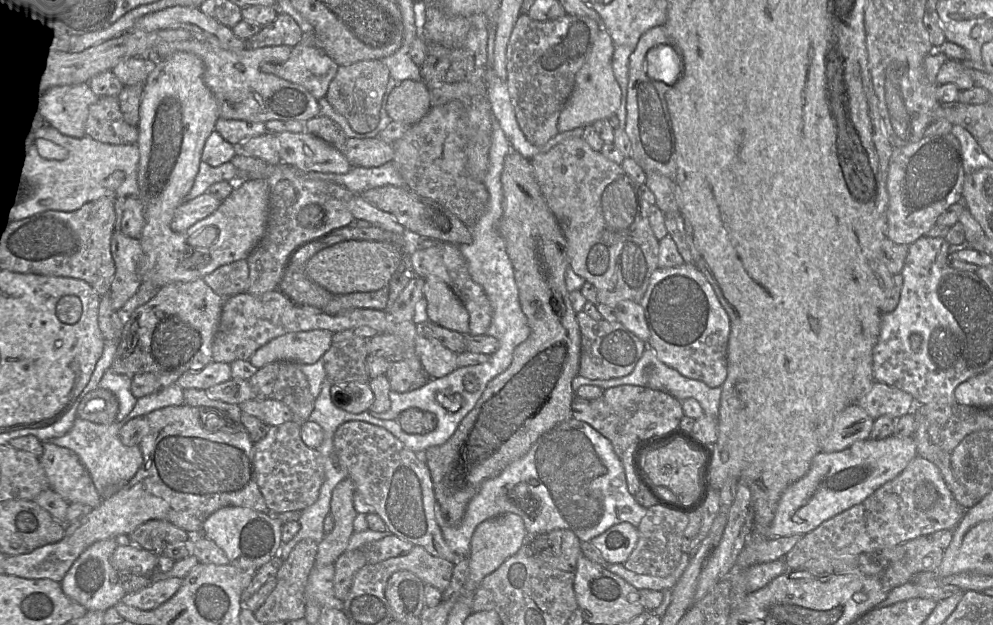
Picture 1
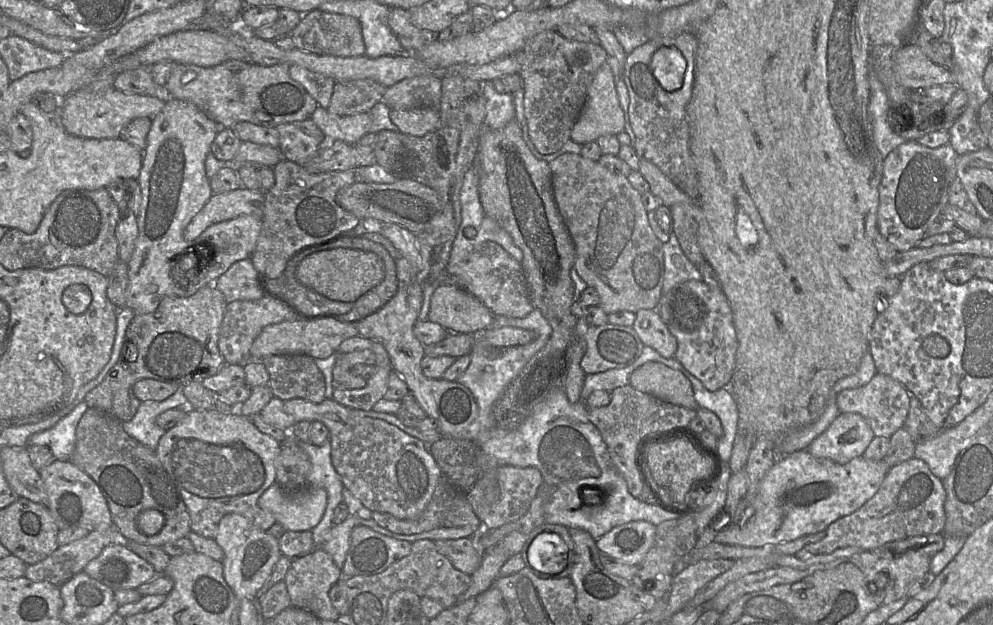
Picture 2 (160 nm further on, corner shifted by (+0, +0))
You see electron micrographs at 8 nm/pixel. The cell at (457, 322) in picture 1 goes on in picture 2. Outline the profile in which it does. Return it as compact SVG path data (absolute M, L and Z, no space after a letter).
M441 284L430 300L428 320L439 324L449 333L480 333L494 325L495 315L478 298L455 284Z

